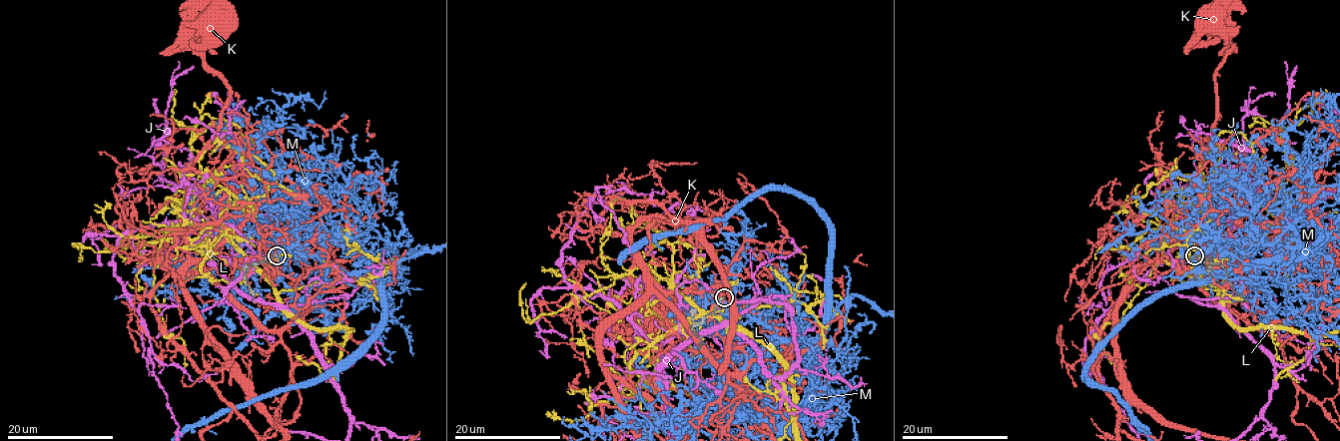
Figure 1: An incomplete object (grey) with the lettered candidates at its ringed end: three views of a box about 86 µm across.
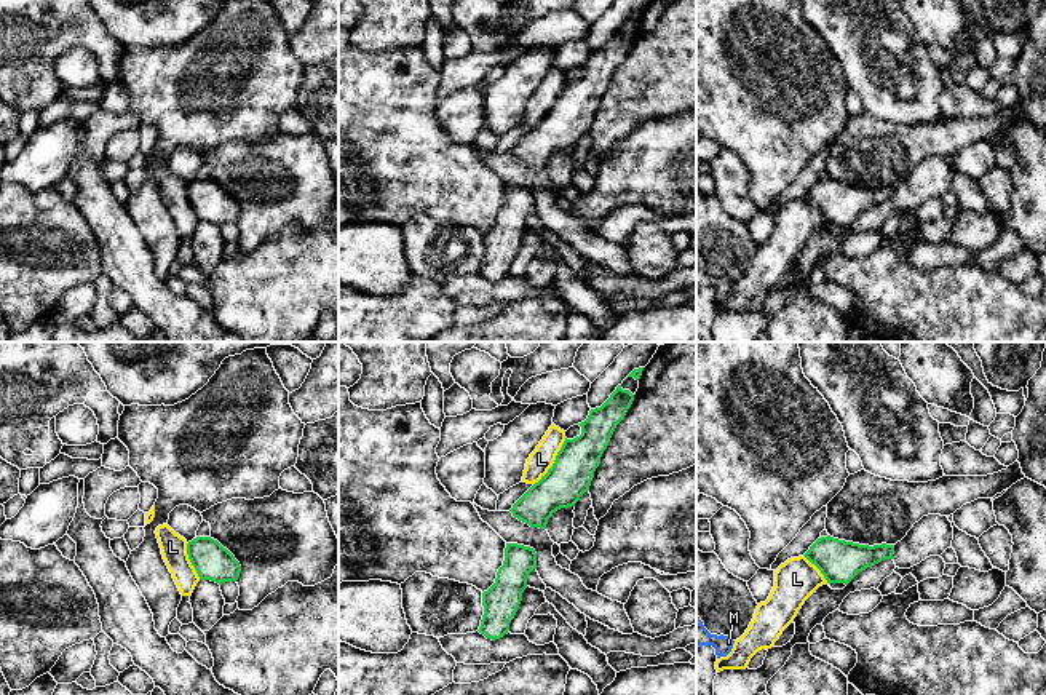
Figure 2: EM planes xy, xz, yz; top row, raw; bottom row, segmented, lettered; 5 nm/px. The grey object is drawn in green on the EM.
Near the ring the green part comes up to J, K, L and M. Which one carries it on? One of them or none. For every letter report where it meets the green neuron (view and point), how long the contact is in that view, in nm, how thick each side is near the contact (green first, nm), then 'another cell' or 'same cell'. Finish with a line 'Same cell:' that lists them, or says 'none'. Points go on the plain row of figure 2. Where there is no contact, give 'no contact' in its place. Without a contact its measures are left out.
J: no contact; another cell
K: no contact; another cell
L: meets green in xz at (554, 104); contact 280 nm long; 220 nm thick on the green side, 120 nm on the other; another cell
M: no contact; another cell
Same cell: none

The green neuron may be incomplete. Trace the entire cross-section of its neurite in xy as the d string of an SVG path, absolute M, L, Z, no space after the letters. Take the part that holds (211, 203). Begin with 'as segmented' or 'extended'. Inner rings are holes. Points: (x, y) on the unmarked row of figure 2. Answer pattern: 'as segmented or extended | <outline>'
as segmented | M196 179L187 185L187 197L200 222L219 227L236 224L241 214L235 198L211 179Z

